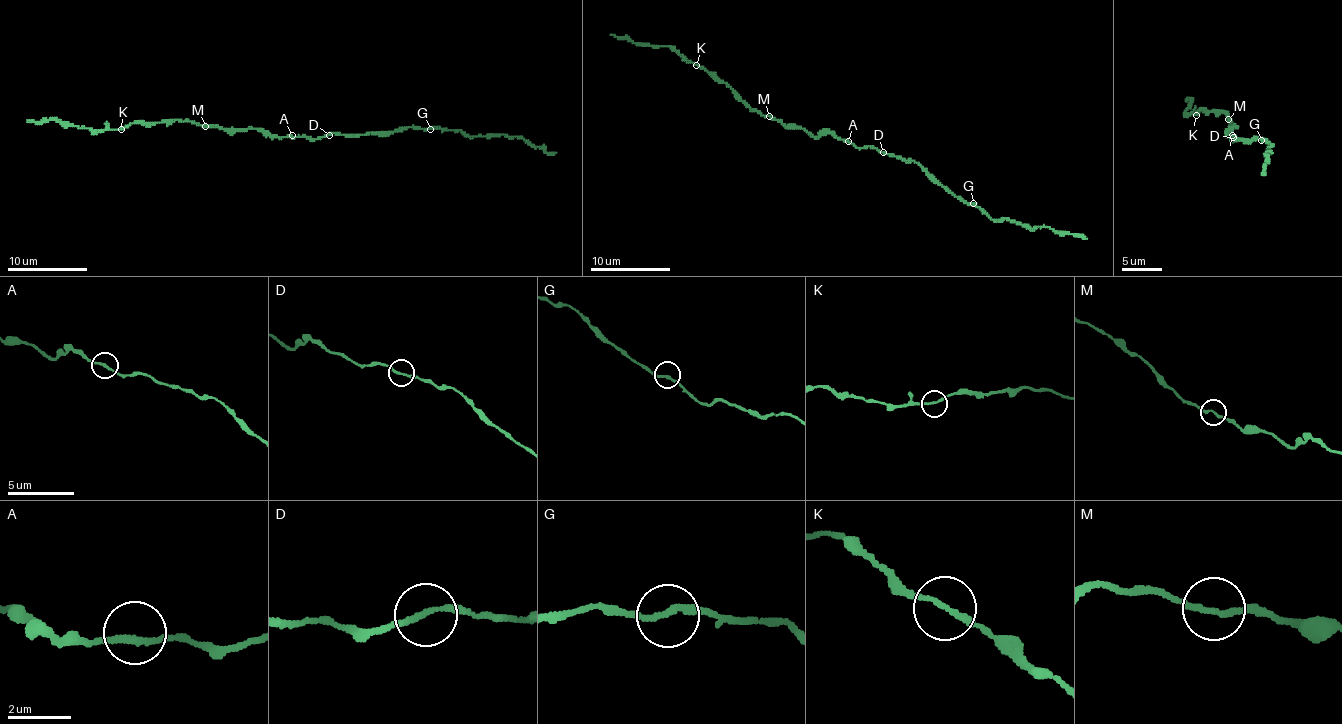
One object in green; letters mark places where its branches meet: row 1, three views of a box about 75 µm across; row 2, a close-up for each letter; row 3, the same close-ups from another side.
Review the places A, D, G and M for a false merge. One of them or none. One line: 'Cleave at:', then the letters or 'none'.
Cleave at: none

